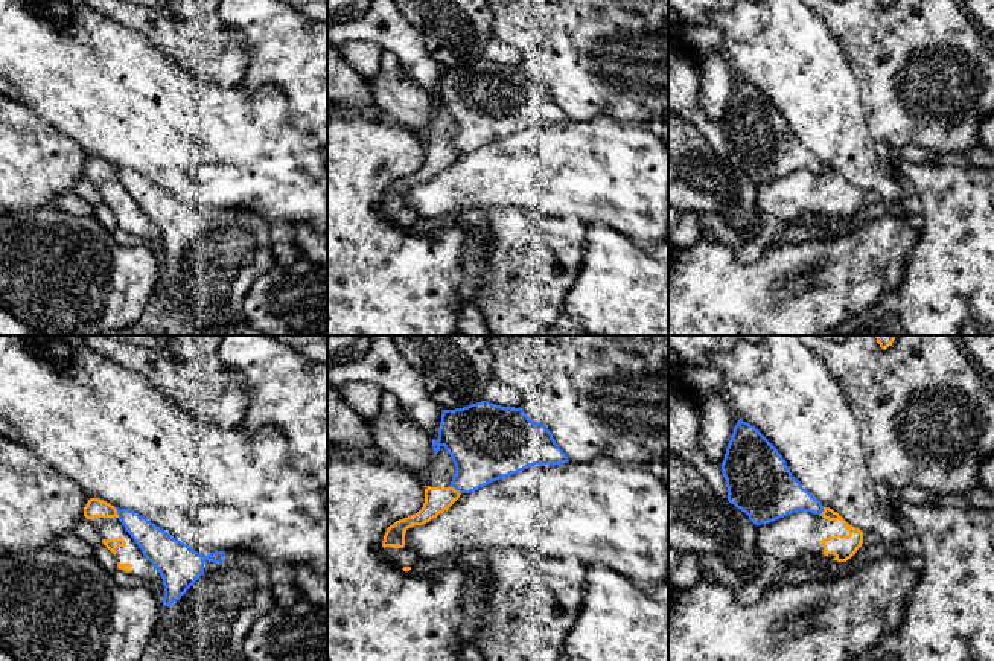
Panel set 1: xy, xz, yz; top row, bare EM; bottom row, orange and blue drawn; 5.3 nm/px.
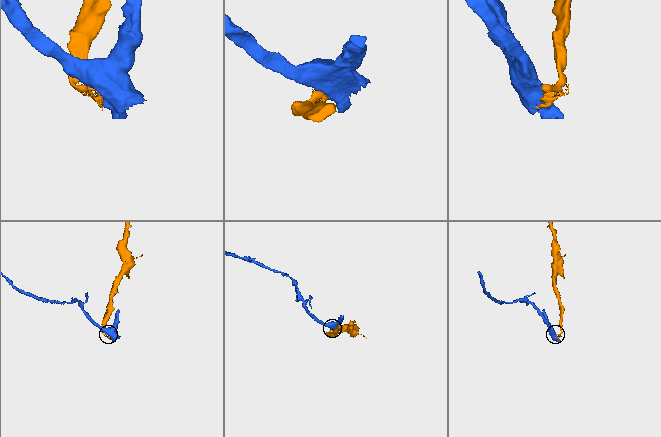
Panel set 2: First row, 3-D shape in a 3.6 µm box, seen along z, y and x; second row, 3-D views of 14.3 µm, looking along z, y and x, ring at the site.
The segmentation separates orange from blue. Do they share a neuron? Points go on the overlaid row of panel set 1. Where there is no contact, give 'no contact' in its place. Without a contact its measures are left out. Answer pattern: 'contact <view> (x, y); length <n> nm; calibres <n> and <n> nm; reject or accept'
contact xy (116, 512); length 60 nm; calibres 110 and 160 nm; reject

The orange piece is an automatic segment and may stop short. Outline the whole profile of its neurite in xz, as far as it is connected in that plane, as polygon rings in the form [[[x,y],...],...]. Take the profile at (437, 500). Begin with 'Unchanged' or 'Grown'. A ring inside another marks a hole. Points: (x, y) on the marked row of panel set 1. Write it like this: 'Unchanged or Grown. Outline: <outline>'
Grown. Outline: [[[440,446],[431,463],[429,486],[425,489],[423,507],[387,528],[382,541],[384,554],[403,571],[409,571],[420,560],[419,554],[405,545],[406,530],[429,522],[460,498],[461,493],[451,486],[454,475],[455,465],[452,457],[444,446]]]

